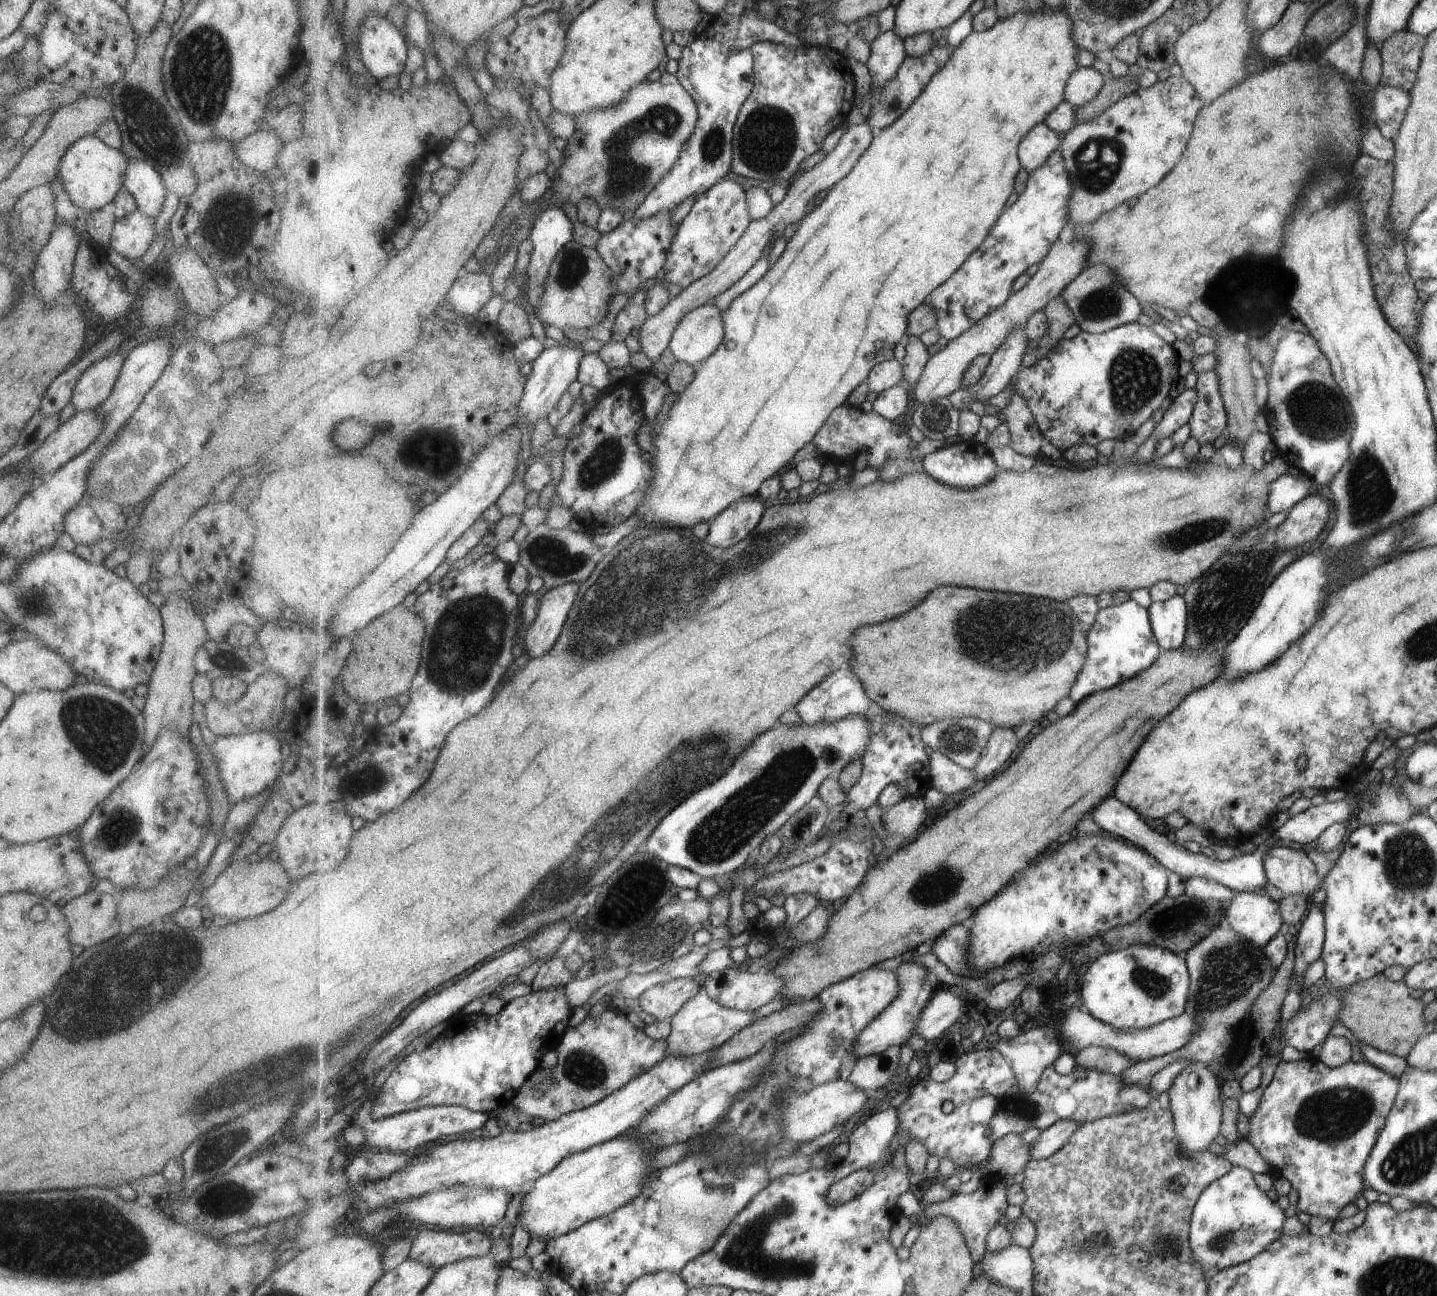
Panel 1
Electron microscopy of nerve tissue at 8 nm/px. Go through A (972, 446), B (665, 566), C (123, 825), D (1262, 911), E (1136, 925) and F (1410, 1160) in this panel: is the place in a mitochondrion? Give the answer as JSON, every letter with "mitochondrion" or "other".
{"A":"other","B":"mitochondrion","C":"mitochondrion","D":"other","E":"other","F":"mitochondrion"}

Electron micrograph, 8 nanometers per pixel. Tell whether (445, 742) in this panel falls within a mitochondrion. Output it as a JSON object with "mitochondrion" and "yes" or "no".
{"mitochondrion":"no"}

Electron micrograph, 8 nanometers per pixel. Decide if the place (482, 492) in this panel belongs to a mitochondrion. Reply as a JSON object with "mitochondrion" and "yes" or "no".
{"mitochondrion":"no"}

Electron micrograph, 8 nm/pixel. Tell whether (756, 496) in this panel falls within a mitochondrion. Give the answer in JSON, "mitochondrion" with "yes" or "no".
{"mitochondrion":"no"}

